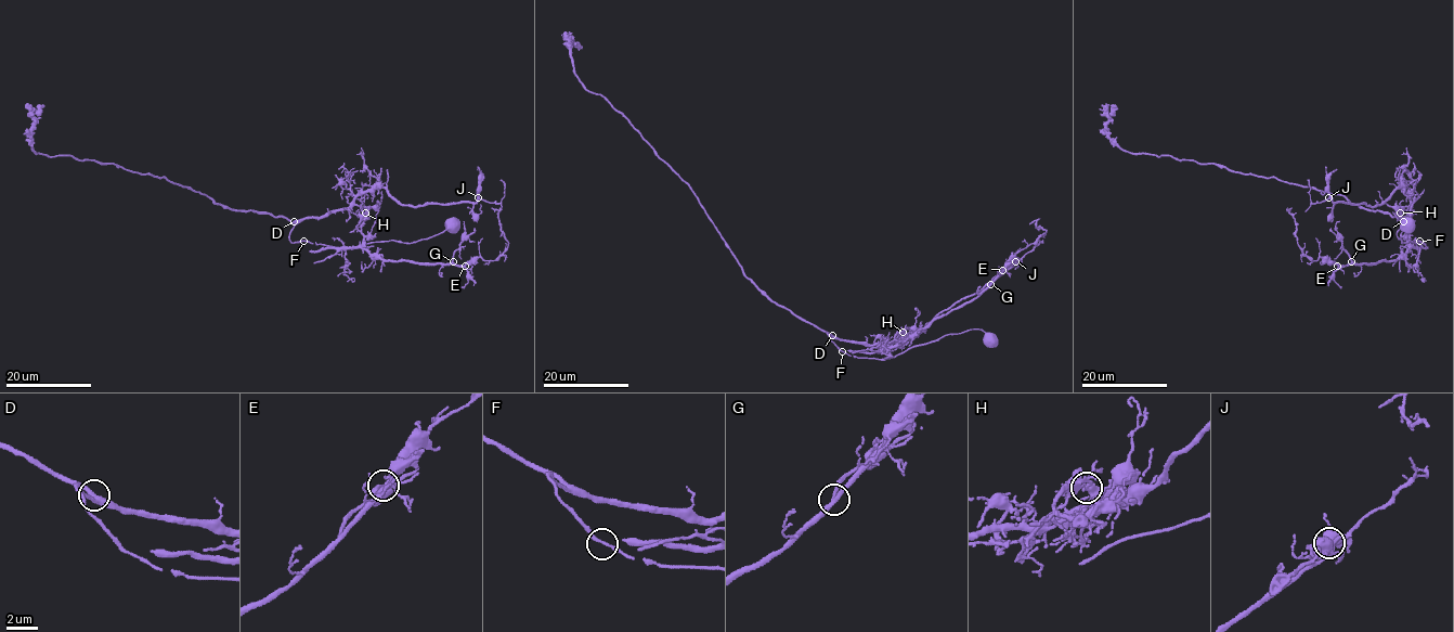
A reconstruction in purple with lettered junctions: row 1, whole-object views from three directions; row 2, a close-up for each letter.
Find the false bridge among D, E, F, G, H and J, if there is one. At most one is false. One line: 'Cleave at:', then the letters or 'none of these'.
Cleave at: H

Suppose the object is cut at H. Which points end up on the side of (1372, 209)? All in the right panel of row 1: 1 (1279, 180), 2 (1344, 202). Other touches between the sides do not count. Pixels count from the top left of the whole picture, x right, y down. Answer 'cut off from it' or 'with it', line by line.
1: with it
2: with it

